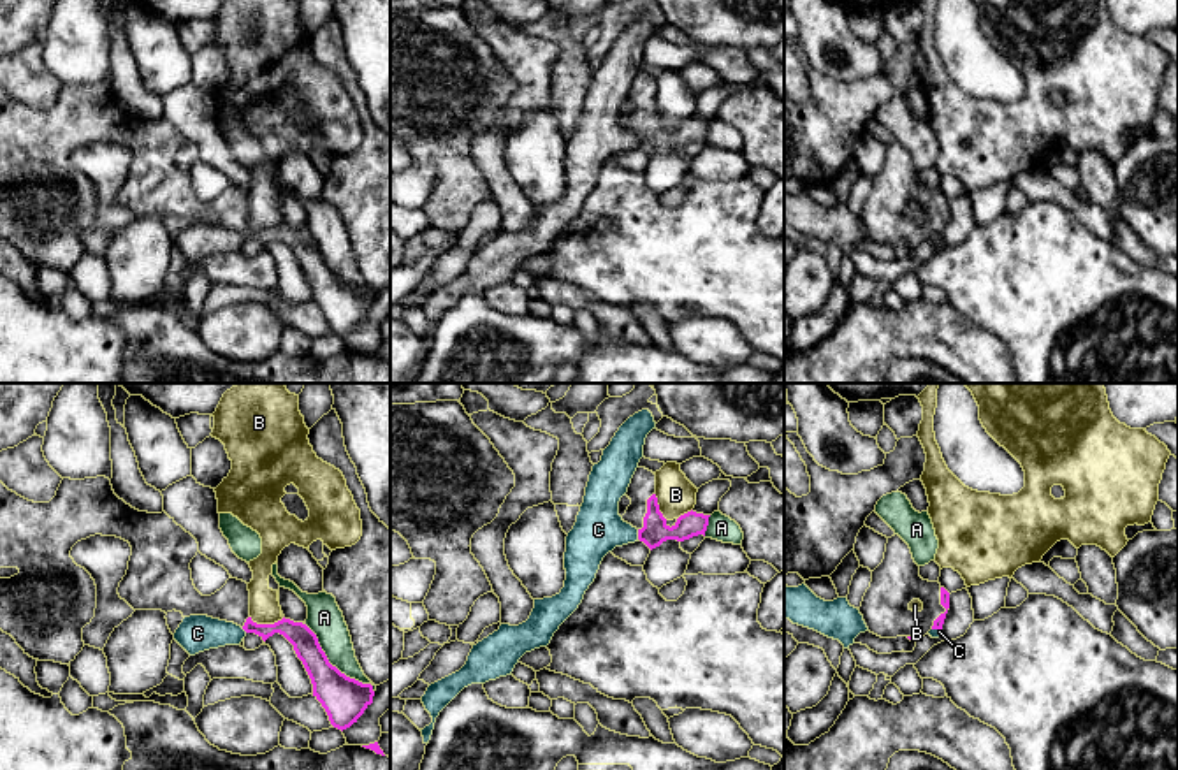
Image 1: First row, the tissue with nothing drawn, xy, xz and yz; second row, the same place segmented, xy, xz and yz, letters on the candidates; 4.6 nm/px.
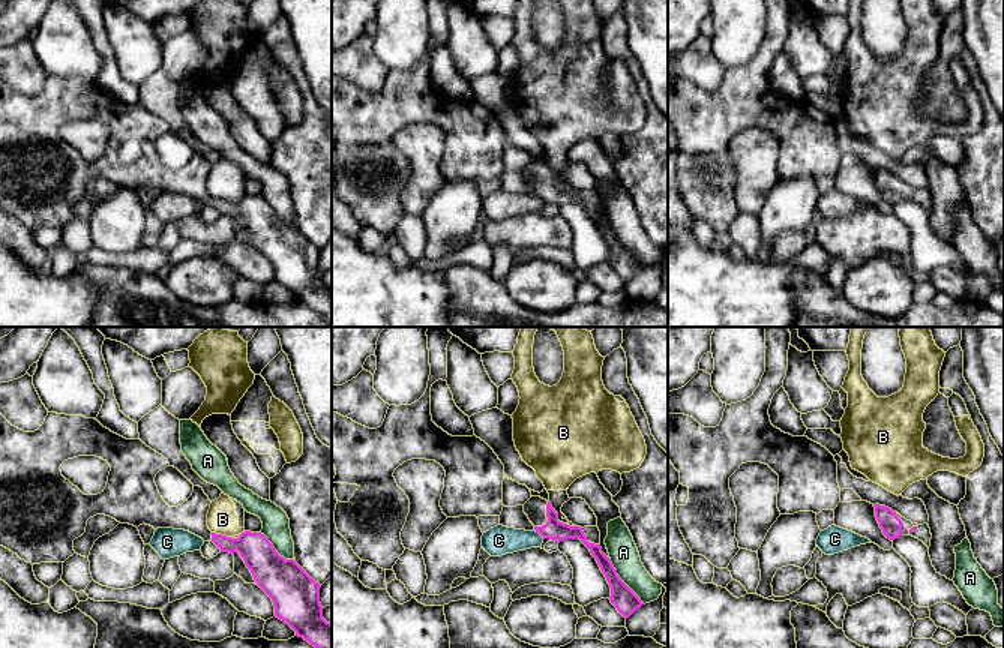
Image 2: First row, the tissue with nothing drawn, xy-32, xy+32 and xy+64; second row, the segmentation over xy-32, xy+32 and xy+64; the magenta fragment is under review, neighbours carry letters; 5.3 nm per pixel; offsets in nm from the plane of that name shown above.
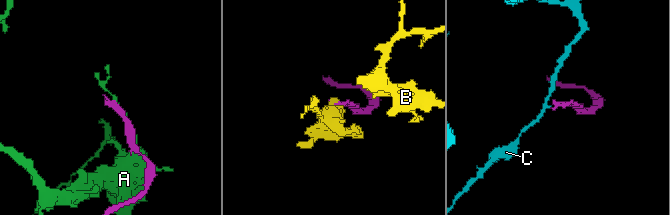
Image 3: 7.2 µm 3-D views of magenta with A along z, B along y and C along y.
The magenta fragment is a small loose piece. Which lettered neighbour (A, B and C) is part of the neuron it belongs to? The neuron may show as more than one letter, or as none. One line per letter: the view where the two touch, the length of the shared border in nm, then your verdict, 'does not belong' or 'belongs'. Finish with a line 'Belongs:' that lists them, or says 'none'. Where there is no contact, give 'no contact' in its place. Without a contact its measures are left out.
A: xy | 440 nm | does not belong
B: xy | 160 nm | does not belong
C: xz | 50 nm | does not belong
Belongs: none

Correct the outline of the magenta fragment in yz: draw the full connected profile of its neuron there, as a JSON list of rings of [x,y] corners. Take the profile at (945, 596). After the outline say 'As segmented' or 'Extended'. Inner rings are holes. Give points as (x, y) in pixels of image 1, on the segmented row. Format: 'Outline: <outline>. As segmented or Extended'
Outline: [[[898,534],[888,538],[884,559],[872,571],[860,607],[869,631],[918,642],[930,629],[942,629],[948,610],[949,592],[939,582],[920,577],[909,545]]]. Extended

